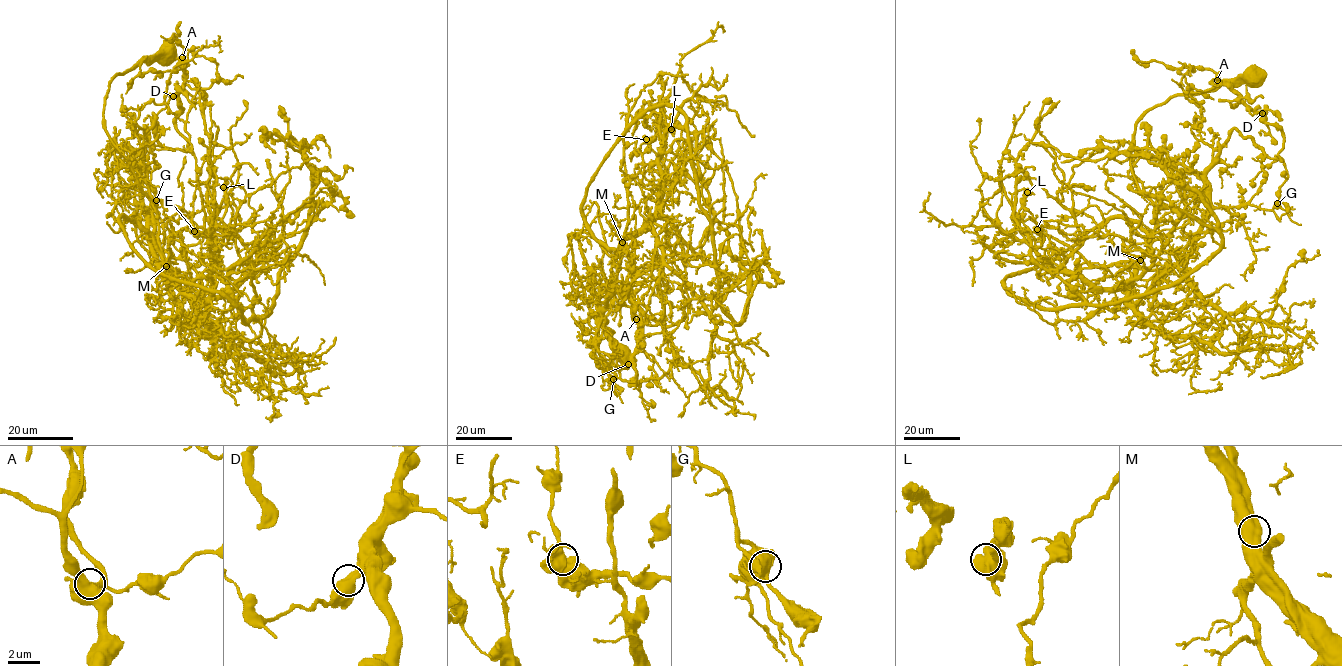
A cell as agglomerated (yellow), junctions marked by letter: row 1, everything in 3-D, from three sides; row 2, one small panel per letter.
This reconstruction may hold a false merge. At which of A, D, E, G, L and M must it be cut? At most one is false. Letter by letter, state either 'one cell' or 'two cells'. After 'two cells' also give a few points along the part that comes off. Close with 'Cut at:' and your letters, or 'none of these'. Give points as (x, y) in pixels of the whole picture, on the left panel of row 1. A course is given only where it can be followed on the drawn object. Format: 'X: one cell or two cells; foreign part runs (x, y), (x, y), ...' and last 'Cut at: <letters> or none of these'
A: one cell
D: one cell
E: one cell
G: one cell
L: one cell
M: one cell
Cut at: none of these

